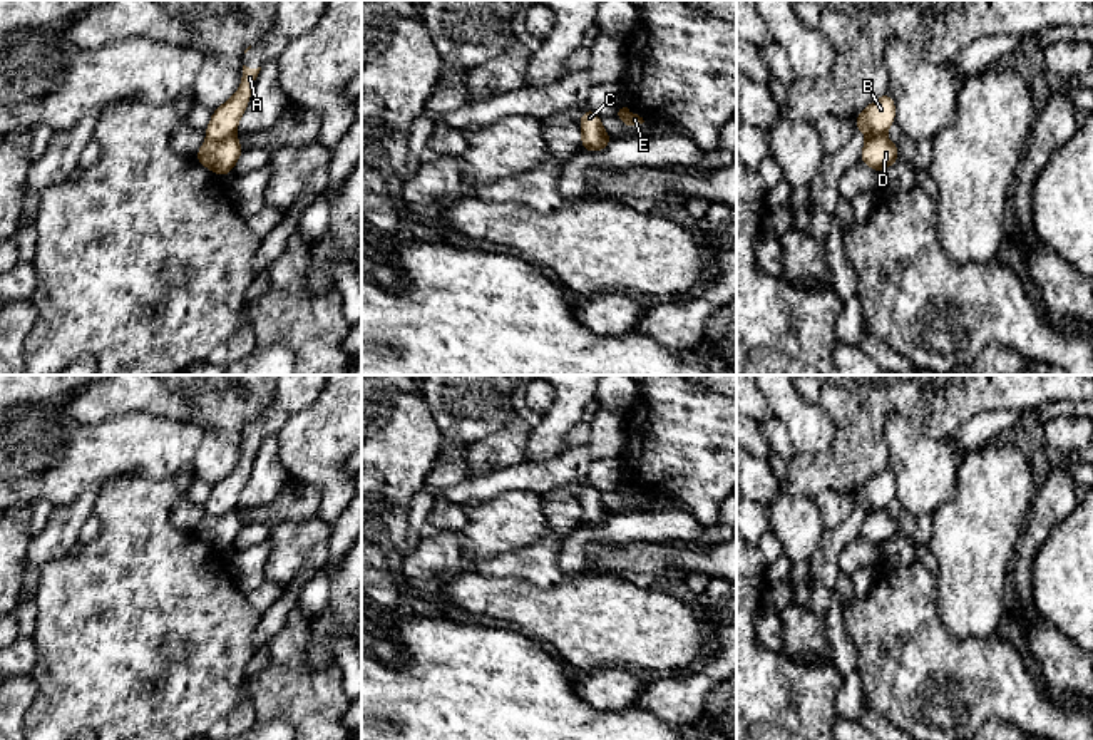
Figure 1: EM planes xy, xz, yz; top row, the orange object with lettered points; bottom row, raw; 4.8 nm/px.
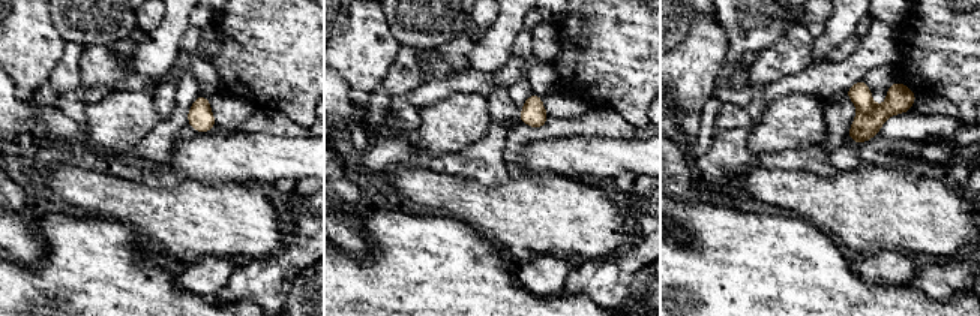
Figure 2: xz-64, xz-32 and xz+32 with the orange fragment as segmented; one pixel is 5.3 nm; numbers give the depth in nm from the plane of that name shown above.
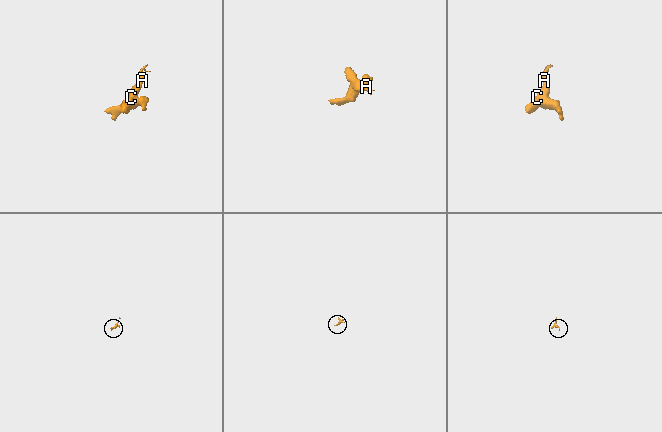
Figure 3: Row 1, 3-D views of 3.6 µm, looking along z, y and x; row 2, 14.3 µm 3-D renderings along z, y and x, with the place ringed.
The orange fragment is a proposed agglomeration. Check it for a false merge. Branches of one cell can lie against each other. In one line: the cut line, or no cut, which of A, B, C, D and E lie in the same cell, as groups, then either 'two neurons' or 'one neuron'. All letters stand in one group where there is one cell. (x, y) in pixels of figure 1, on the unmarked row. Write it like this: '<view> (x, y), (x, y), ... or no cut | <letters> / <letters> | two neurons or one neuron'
xz (606, 508), (606, 513), (595, 523), (581, 519) | A B C / D E | two neurons

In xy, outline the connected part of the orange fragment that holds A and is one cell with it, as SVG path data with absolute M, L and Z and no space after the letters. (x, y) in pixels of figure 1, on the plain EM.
M243 440L241 460L236 469L213 486L211 496L204 504L208 514L221 516L236 509L241 491L251 475L251 465L259 445L261 442L249 444Z

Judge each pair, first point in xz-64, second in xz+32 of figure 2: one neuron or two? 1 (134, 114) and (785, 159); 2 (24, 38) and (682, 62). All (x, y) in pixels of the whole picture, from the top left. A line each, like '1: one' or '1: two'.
1: two
2: one

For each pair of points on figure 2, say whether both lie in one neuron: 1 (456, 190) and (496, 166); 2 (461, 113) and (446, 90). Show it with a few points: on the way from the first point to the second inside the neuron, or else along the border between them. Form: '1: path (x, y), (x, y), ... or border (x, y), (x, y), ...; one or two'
1: border (440, 171), (471, 177), (486, 184), (509, 180); two
2: border (485, 96), (452, 93), (420, 108); two

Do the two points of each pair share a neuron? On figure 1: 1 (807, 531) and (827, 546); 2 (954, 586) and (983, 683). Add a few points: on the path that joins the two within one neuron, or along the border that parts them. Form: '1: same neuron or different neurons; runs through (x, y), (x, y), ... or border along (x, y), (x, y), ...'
1: different neurons; border along (827, 526), (809, 561)
2: different neurons; border along (938, 613), (943, 625), (959, 638), (996, 633)

